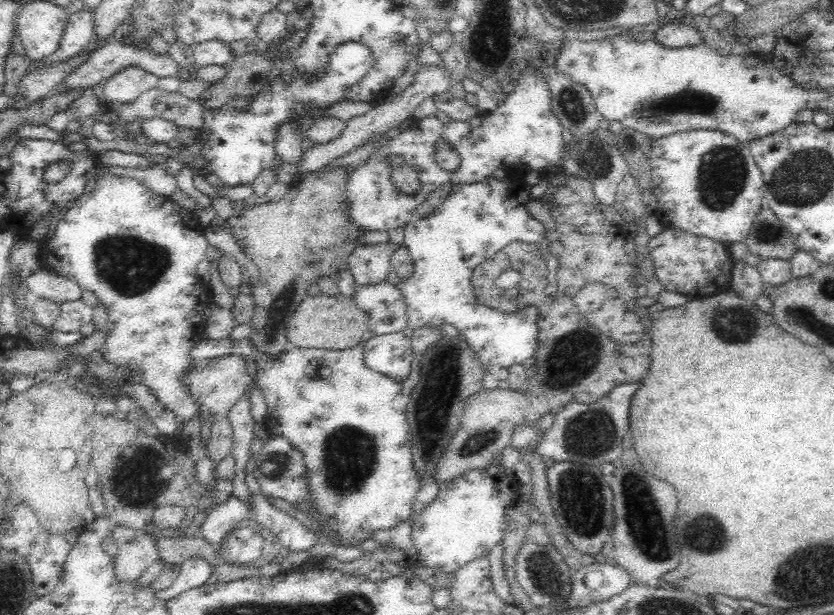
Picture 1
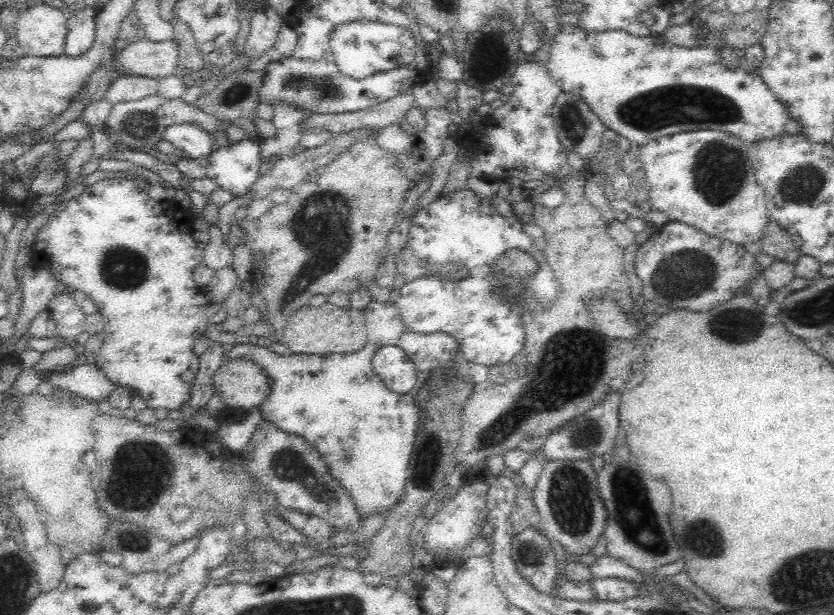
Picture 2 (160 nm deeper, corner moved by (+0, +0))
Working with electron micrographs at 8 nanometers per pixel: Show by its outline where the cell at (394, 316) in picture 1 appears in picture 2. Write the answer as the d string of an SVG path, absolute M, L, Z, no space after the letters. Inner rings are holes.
M373 300L363 313L368 344L353 353L280 356L260 346L235 344L225 348L224 357L225 360L240 356L249 358L269 376L271 389L261 406L262 415L276 428L297 434L314 446L328 464L332 476L350 491L360 514L367 517L372 512L388 513L398 502L404 490L417 430L427 419L427 414L422 416L416 406L419 390L434 371L440 371L446 381L456 378L459 345L446 334L433 336L432 342L423 336L422 349L426 348L428 352L420 352L420 336L404 336L406 327L392 301L380 303ZM384 346L398 346L406 355L414 356L417 381L404 398L390 392L372 370L373 356ZM439 347L442 352L432 352L432 348Z

